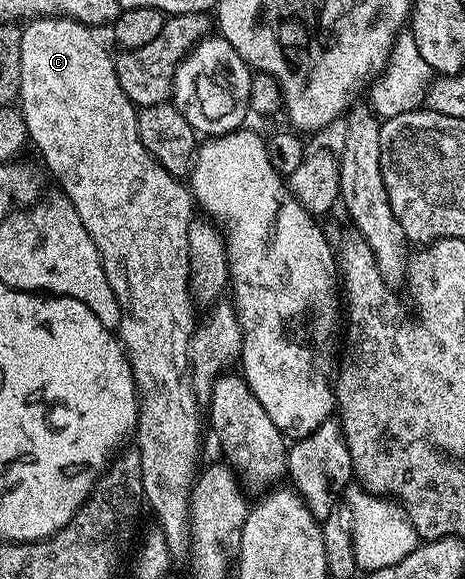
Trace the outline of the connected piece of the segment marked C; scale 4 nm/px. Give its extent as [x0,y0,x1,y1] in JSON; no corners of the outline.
[17,16,204,560]

